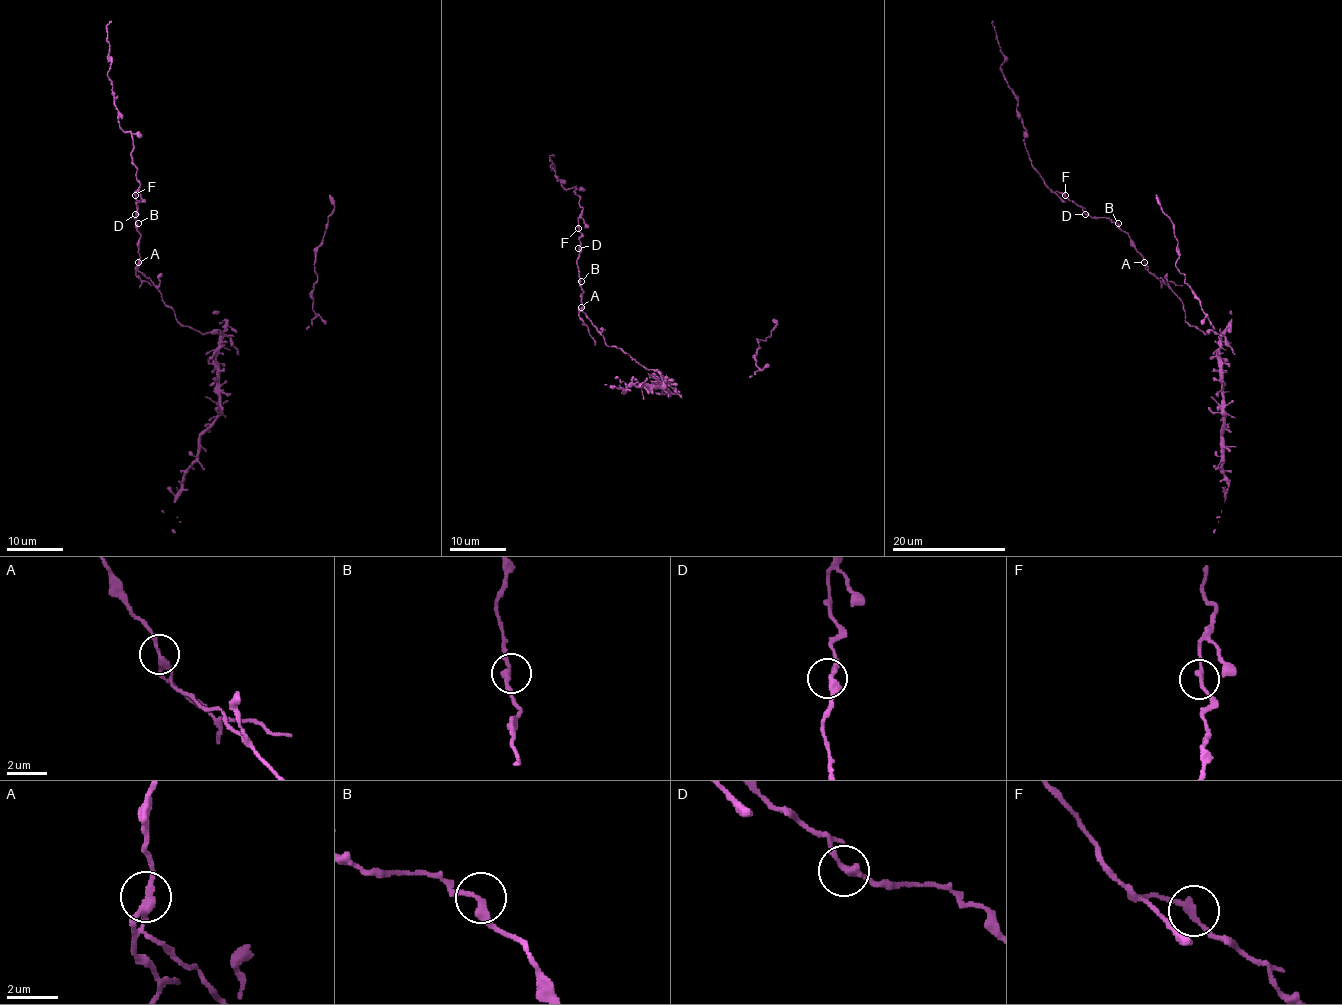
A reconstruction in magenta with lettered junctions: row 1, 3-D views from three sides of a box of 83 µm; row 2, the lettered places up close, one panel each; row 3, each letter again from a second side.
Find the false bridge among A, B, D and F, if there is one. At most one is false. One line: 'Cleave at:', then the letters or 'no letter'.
Cleave at: A

